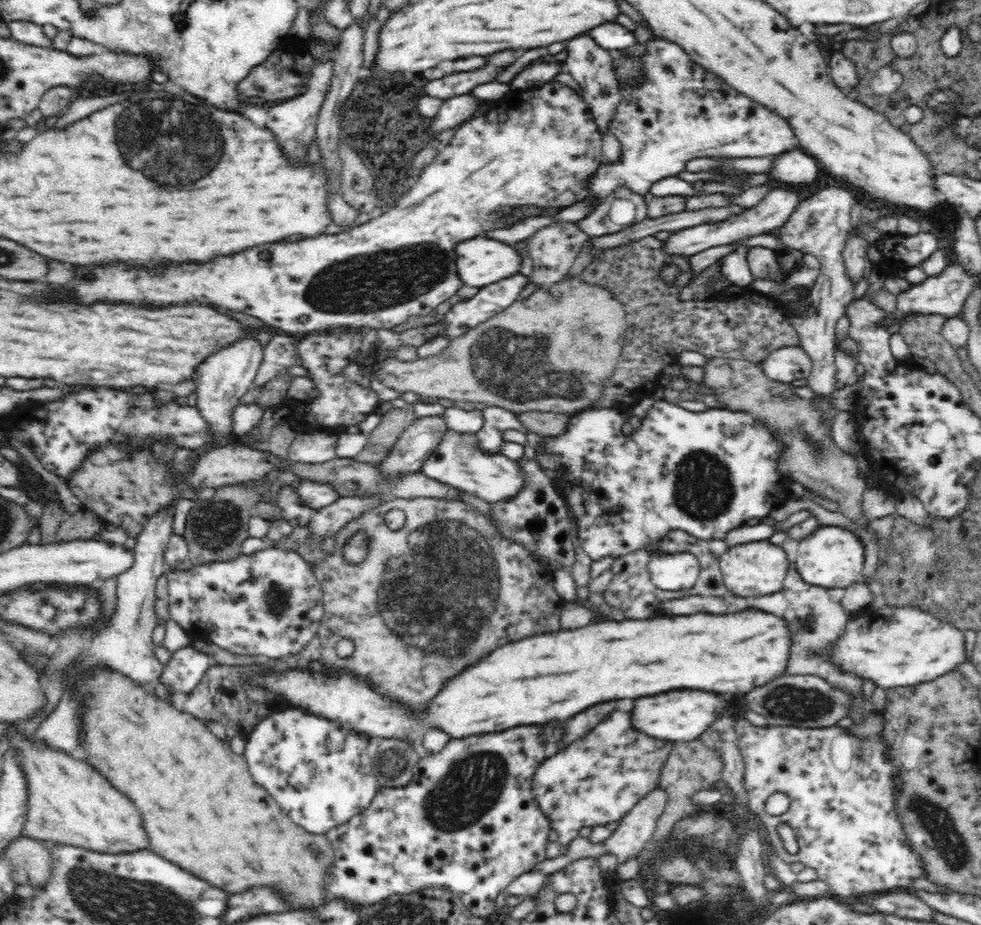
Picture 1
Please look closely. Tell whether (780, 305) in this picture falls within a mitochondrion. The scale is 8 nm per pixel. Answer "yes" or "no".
no

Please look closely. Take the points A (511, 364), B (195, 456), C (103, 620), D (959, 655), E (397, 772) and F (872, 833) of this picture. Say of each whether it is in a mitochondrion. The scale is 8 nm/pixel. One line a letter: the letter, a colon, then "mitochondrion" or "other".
A: mitochondrion
B: other
C: other
D: other
E: mitochondrion
F: other

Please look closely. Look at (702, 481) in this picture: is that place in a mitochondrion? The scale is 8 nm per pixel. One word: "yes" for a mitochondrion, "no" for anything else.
yes

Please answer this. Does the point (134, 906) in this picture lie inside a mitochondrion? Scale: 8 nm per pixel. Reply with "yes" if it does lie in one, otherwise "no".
yes

